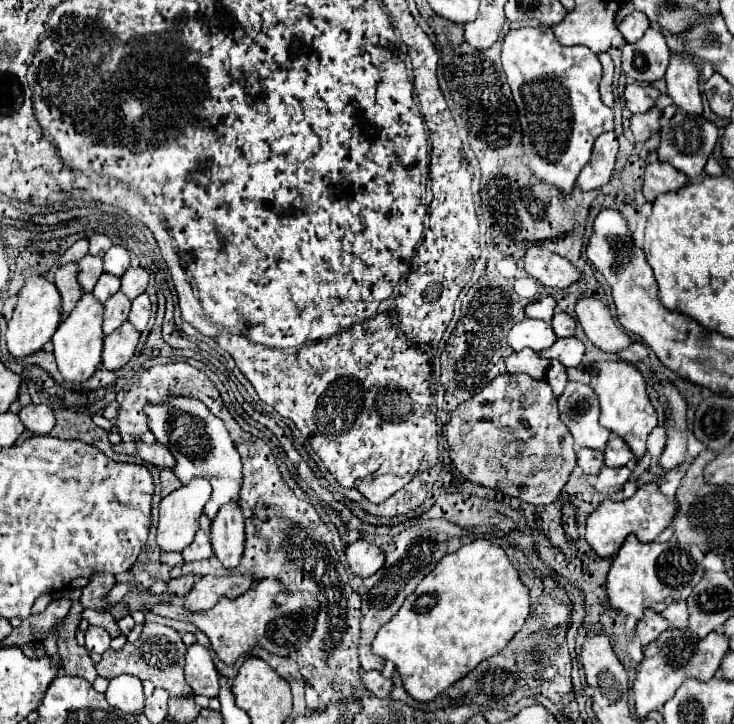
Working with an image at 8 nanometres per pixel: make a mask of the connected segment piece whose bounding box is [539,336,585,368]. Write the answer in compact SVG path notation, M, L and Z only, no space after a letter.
M557 338L557 342L539 352L543 358L549 358L549 360L559 360L563 366L579 366L581 364L581 358L585 354L585 346L579 338Z

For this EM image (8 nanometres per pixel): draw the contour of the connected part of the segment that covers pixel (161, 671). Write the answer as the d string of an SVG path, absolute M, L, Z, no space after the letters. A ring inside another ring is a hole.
M143 622L143 632L137 642L133 642L133 644L127 642L121 650L109 648L101 656L101 662L95 664L95 668L97 668L97 674L103 678L113 678L113 674L117 674L117 672L131 672L137 678L153 682L155 688L167 690L169 696L191 696L193 690L189 688L189 684L183 678L185 650L187 648L181 642L181 636L173 628L155 624L155 622ZM147 662L155 662L155 666L149 666Z

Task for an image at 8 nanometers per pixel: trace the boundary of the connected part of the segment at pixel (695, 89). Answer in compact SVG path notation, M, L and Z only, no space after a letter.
M673 56L665 74L667 96L677 108L689 112L691 116L703 114L701 90L699 90L699 72L687 56Z

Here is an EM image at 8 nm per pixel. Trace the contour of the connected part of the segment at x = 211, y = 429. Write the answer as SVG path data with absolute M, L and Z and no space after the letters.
M171 396L169 402L161 406L145 406L145 412L149 416L149 428L157 436L157 442L167 446L175 456L177 460L175 476L181 480L181 484L189 484L197 476L211 482L213 494L207 504L209 520L217 516L223 504L239 502L243 464L221 418L211 414L203 402L195 398L181 398L181 396L179 398Z

